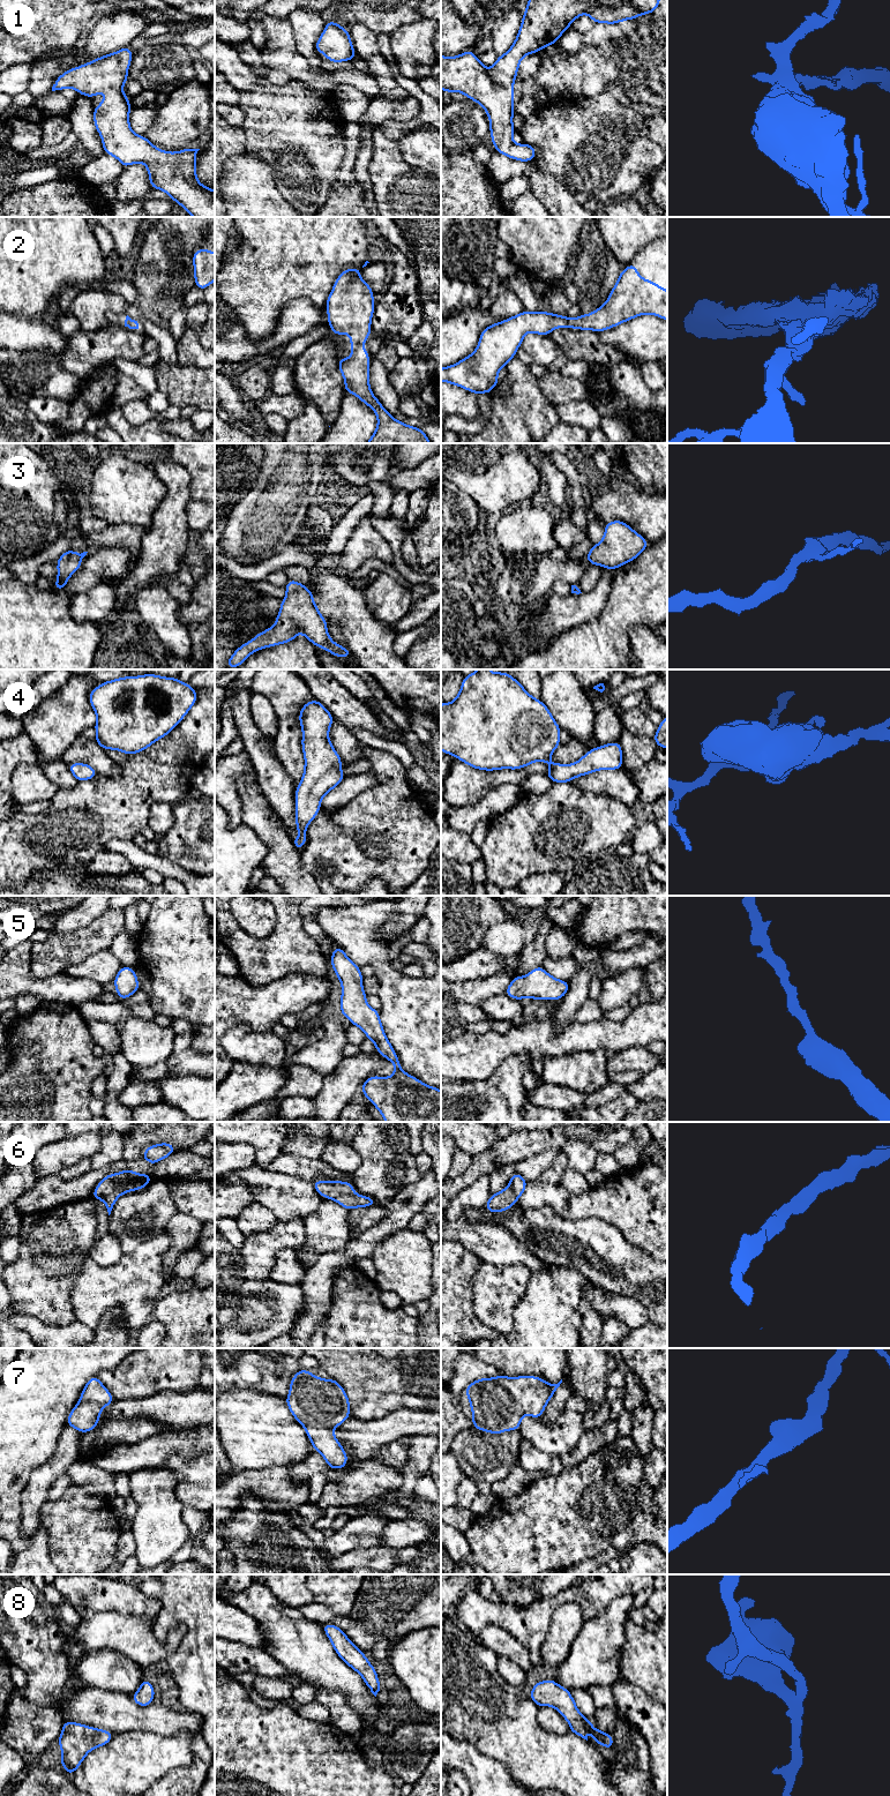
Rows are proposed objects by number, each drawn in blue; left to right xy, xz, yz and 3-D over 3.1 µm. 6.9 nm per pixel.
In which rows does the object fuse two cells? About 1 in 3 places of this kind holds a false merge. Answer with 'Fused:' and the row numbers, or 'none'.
Fused: none

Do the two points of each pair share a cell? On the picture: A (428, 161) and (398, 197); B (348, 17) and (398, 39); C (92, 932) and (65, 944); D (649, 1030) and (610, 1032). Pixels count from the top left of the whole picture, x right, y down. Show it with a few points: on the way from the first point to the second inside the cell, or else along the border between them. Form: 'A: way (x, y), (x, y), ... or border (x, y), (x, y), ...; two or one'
A: border (401, 152), (404, 161), (428, 173); two
B: border (412, 21), (398, 27), (389, 35); two
C: way (85, 938), (80, 944), (72, 944); one
D: way (640, 1030), (619, 1032); one

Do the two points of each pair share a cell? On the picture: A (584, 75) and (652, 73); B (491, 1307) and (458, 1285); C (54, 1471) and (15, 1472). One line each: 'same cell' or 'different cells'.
A: same cell
B: different cells
C: different cells

